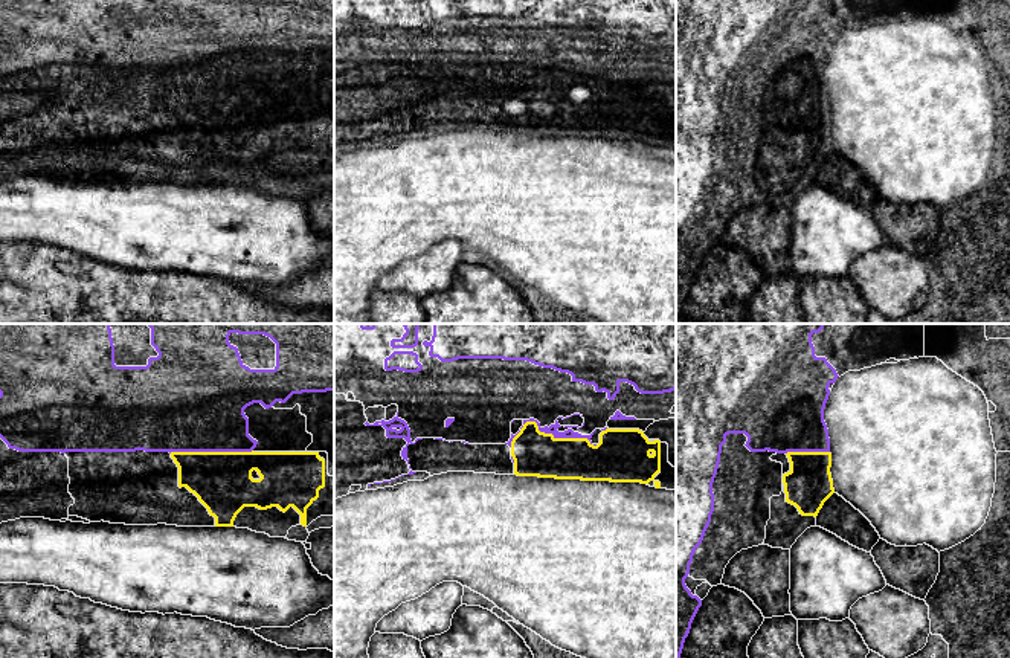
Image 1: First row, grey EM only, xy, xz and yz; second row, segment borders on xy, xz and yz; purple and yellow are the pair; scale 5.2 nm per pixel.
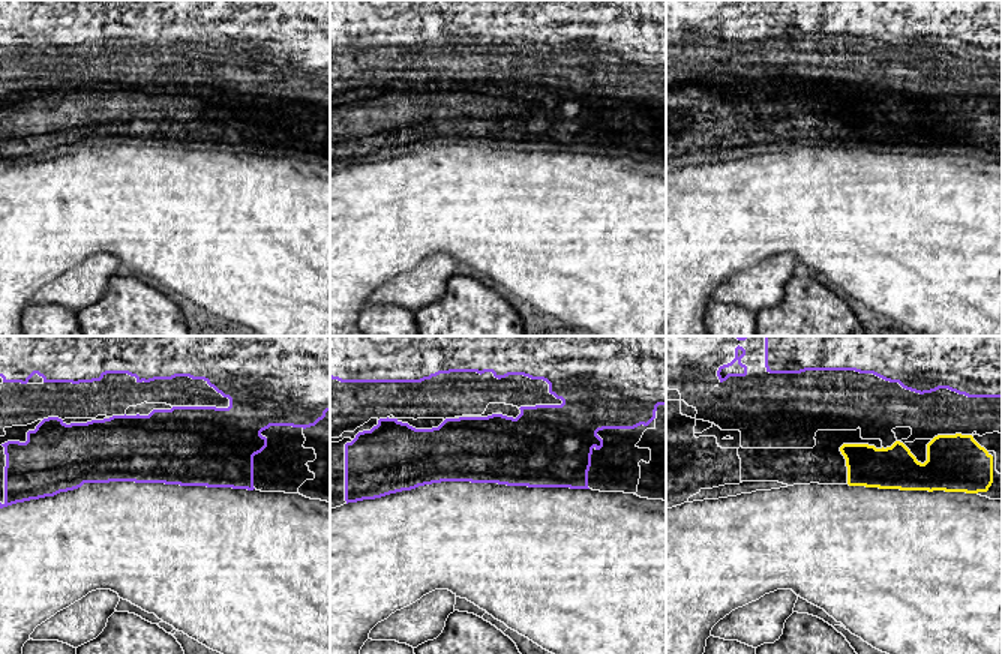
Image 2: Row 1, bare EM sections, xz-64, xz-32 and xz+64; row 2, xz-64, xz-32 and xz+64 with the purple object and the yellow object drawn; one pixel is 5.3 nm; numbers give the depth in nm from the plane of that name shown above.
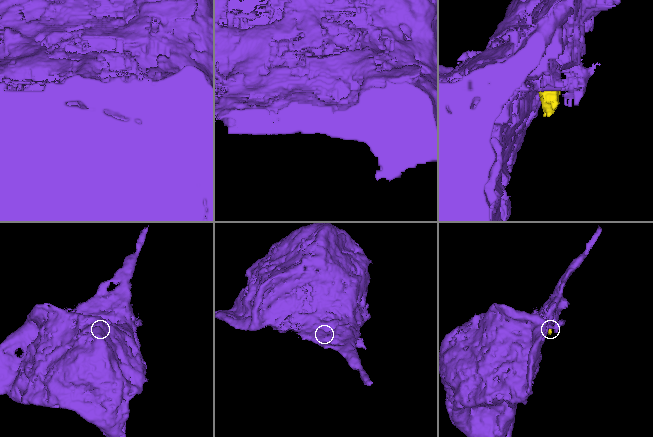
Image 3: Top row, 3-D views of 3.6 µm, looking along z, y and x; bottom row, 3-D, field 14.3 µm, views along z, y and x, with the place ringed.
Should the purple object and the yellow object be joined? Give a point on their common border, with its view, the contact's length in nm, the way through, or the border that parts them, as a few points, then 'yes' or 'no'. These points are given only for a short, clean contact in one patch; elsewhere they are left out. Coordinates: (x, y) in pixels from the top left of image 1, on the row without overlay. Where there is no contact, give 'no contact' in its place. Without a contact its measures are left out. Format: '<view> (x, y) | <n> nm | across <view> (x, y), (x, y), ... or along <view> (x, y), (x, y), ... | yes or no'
xz (551, 90) | 460 nm | no

